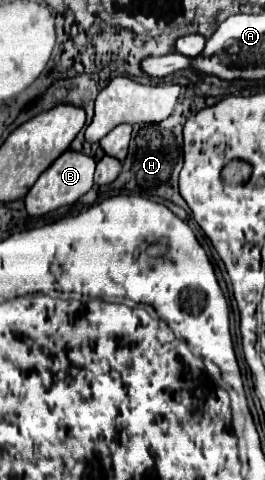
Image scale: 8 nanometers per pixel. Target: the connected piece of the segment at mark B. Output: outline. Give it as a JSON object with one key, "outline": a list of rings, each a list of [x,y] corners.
{"outline":[[[66,150],[62,156],[58,156],[50,168],[46,168],[40,178],[36,180],[36,184],[30,188],[30,192],[26,194],[24,202],[26,202],[26,212],[30,216],[42,216],[46,212],[58,210],[62,206],[70,206],[74,204],[78,198],[82,198],[94,184],[94,168],[96,168],[96,160],[84,152],[76,152],[76,150]]]}

